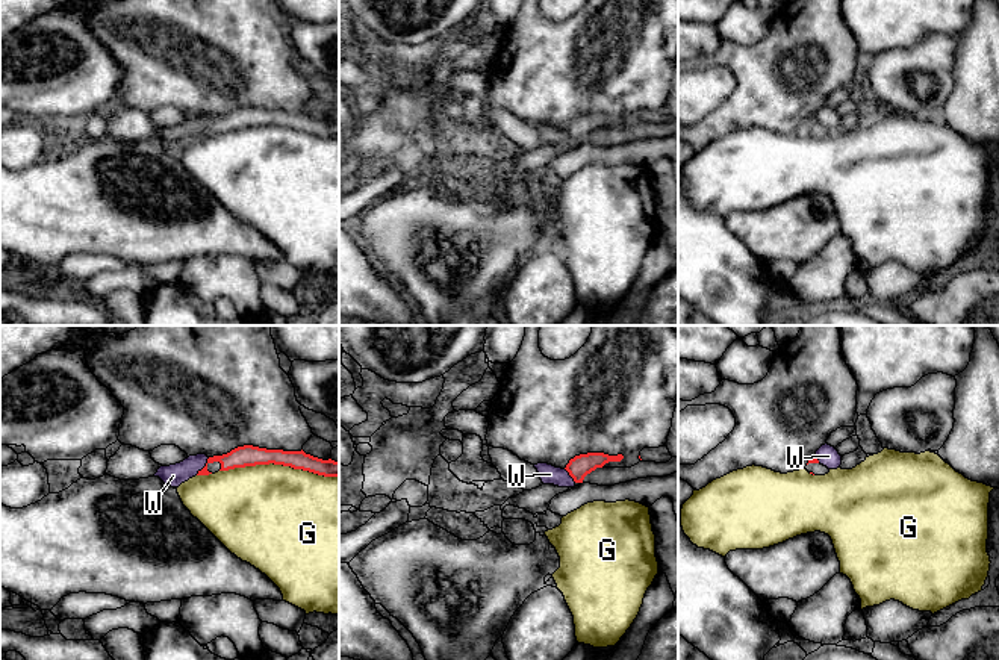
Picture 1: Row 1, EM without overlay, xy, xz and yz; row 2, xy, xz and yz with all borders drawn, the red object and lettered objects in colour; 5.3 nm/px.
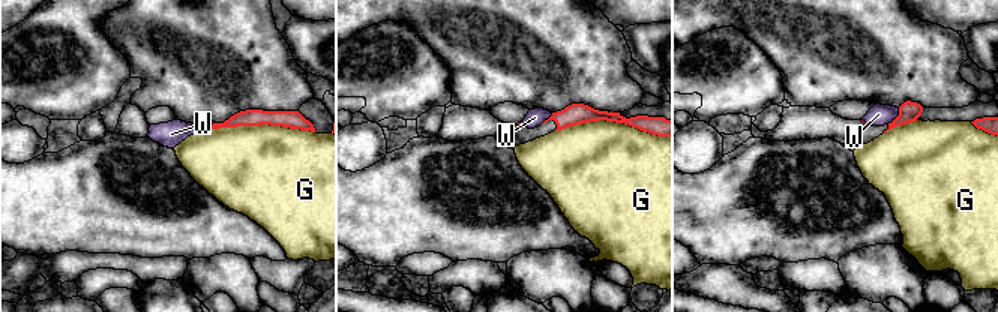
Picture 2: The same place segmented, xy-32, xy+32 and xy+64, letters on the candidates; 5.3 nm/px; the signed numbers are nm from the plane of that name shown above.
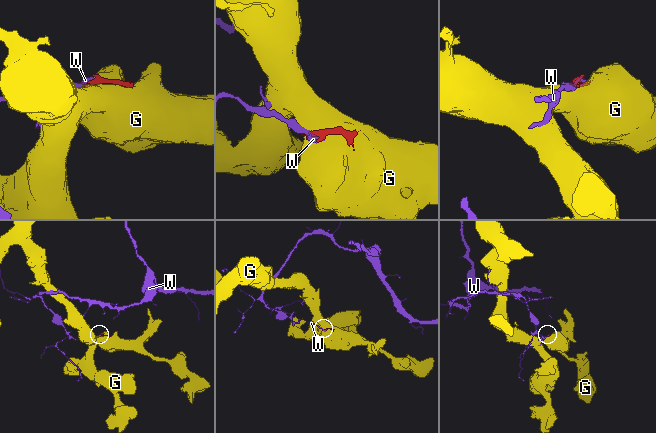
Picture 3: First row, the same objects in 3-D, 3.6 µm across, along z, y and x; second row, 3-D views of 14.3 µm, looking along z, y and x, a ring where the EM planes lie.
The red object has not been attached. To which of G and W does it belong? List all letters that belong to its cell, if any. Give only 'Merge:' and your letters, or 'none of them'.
Merge: none of them

